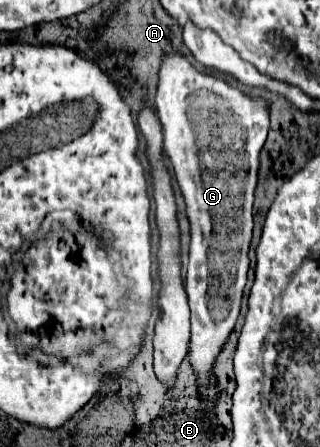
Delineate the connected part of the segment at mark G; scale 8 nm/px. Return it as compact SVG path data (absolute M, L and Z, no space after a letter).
M165 53L159 65L157 83L157 115L161 117L165 131L165 153L169 155L179 187L187 203L187 215L191 221L191 251L189 251L189 271L185 279L185 291L191 307L191 363L201 381L203 399L217 399L215 381L211 367L231 333L243 297L243 287L247 281L247 249L253 231L253 191L257 185L259 151L269 133L269 101L261 97L249 97L239 89L229 87L219 77L199 71L181 53Z

